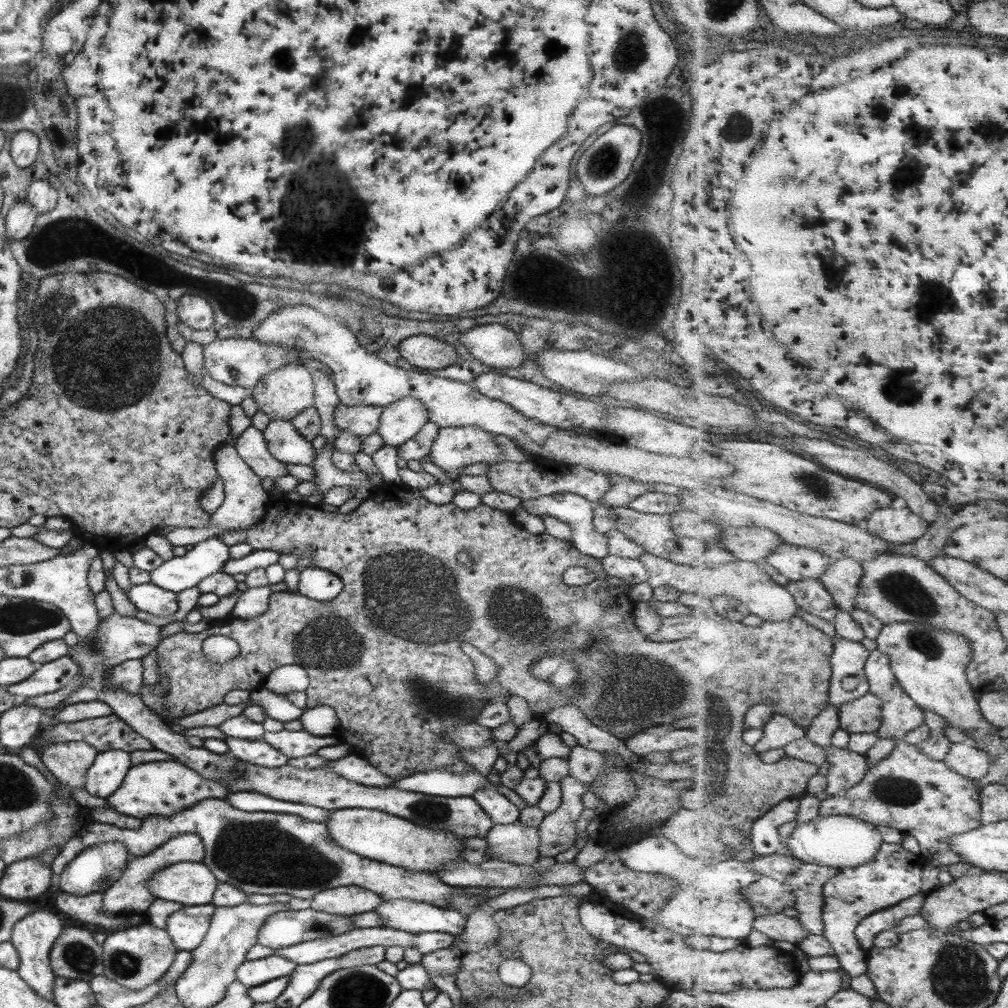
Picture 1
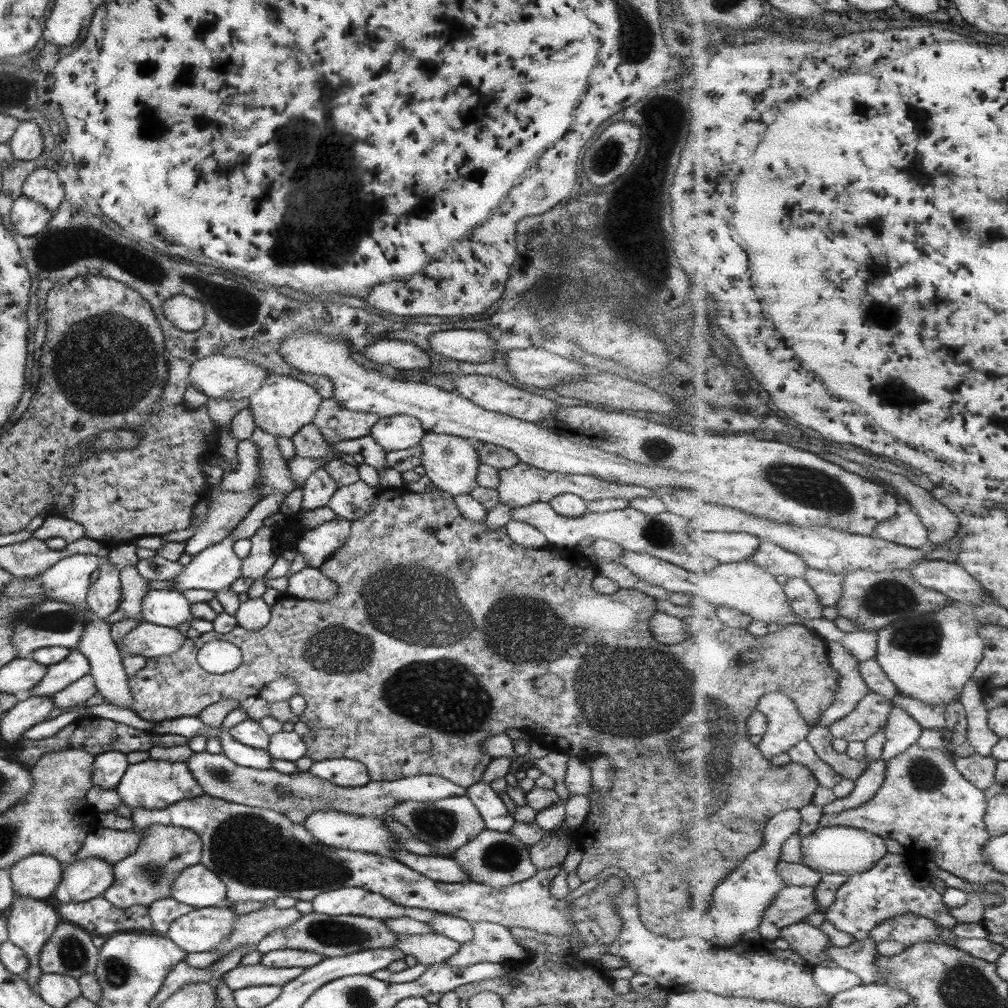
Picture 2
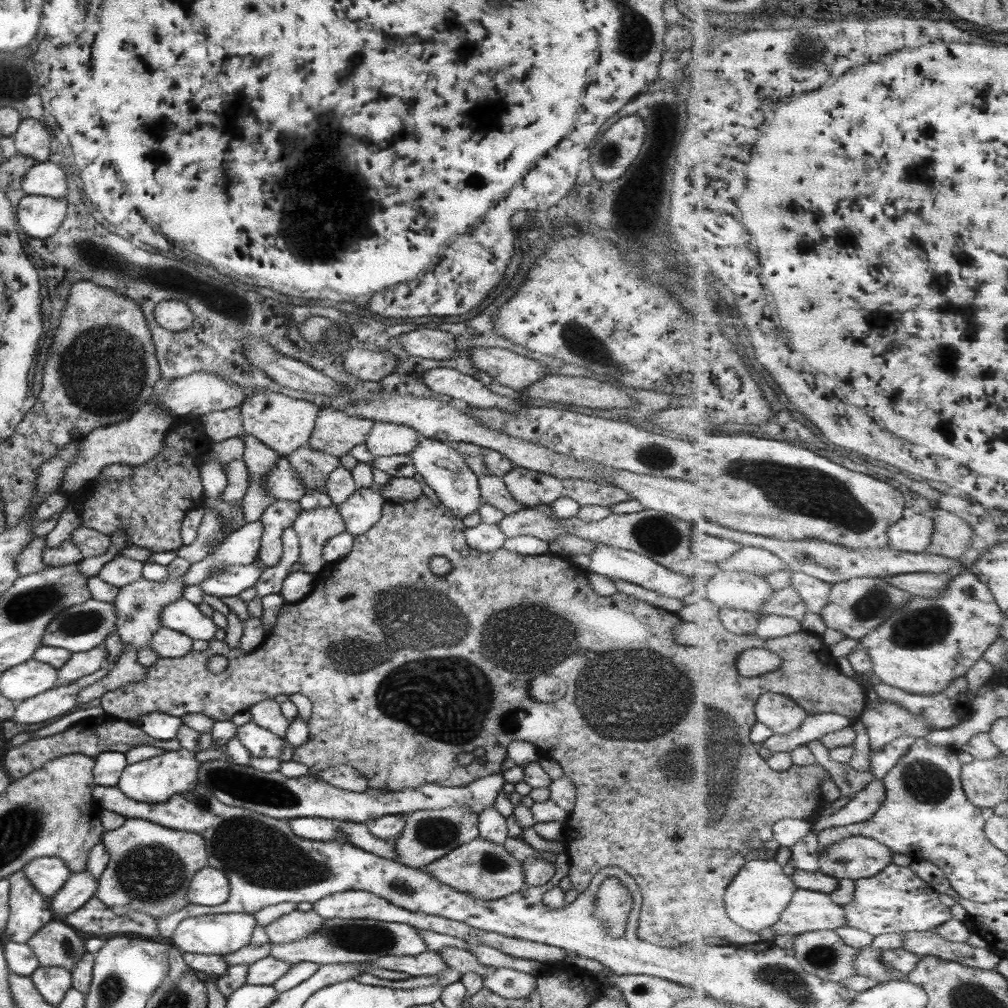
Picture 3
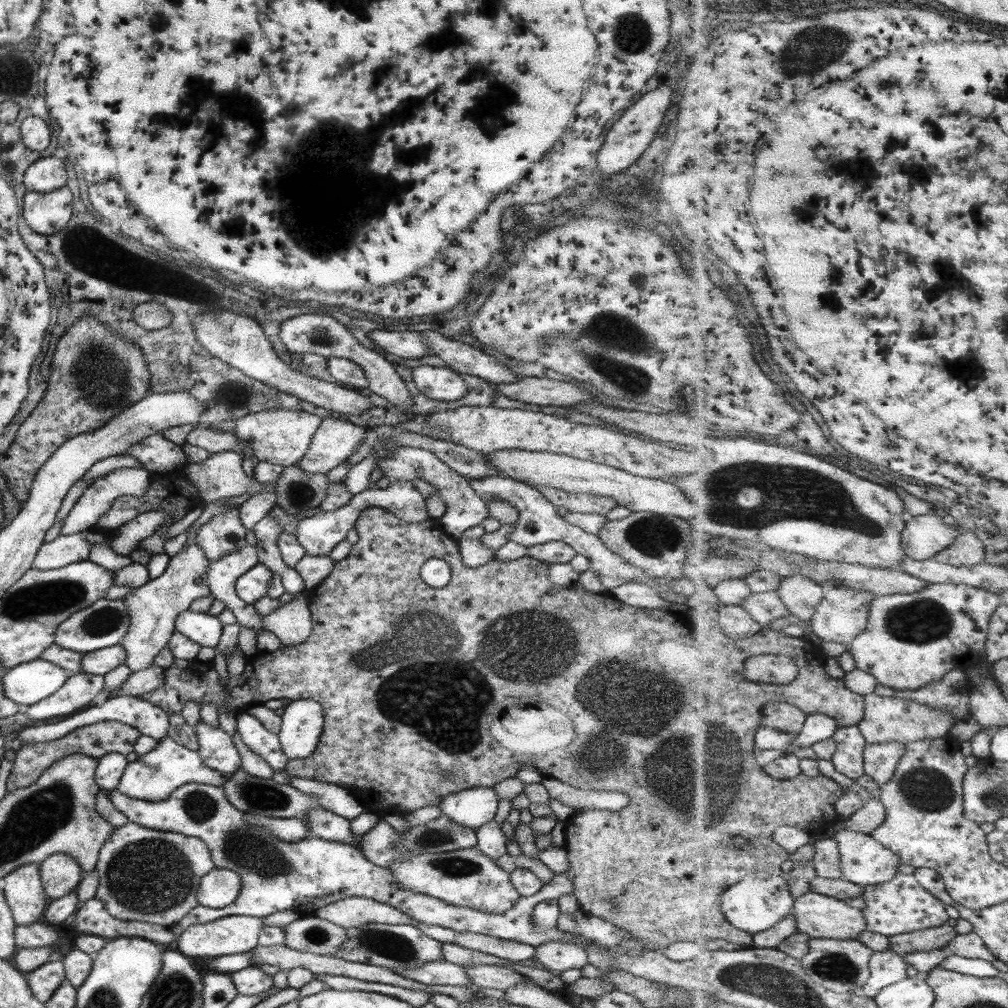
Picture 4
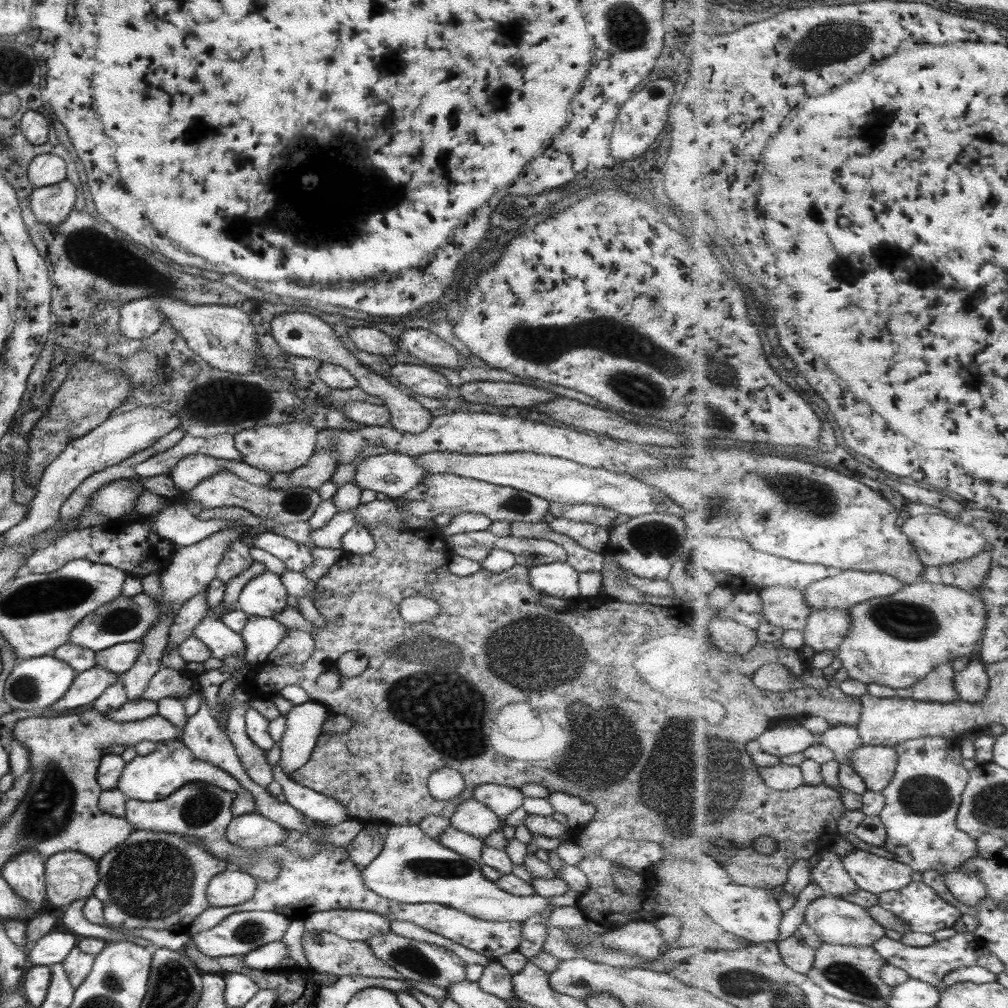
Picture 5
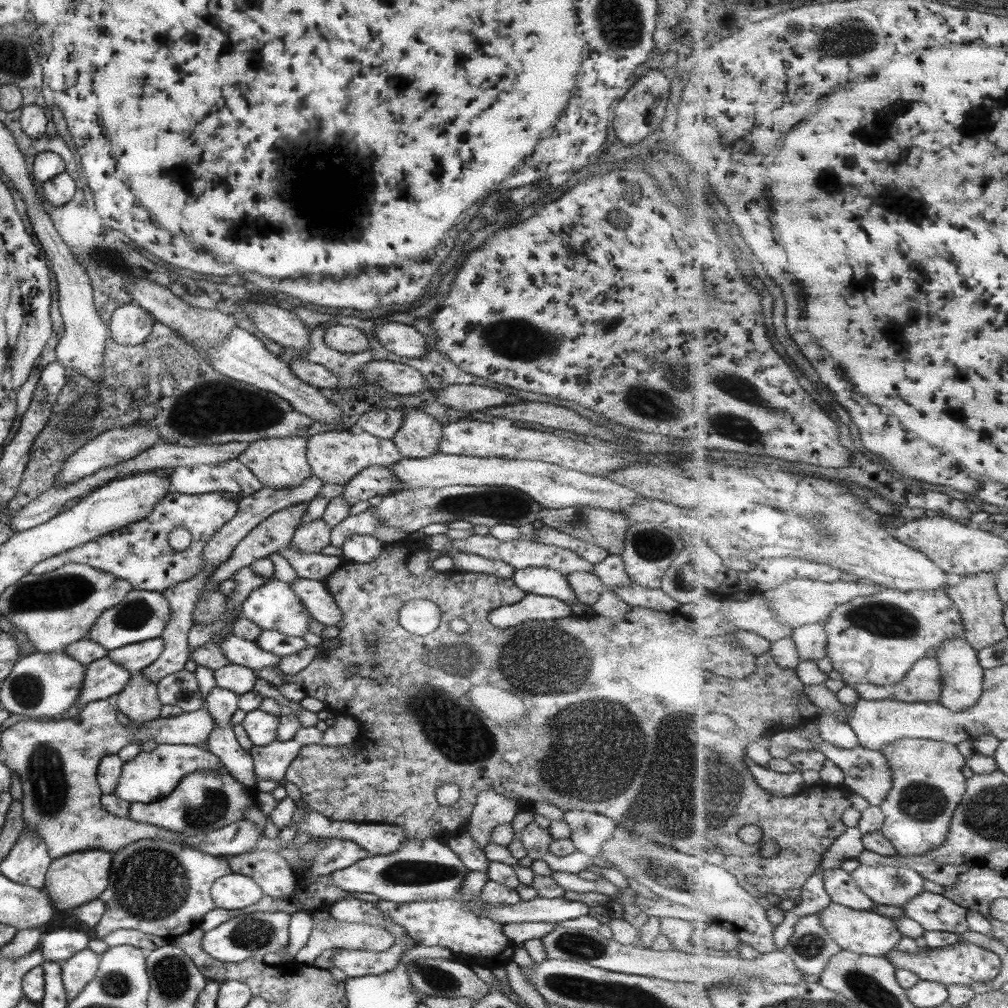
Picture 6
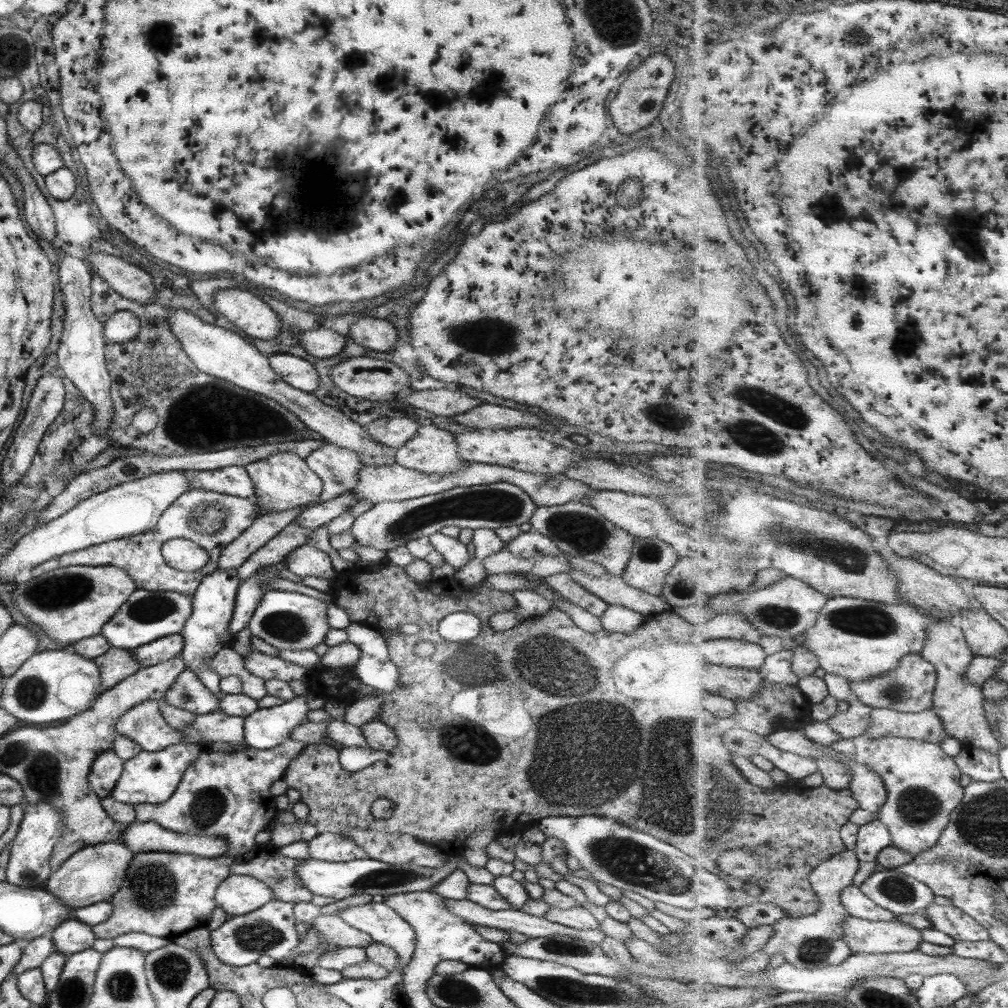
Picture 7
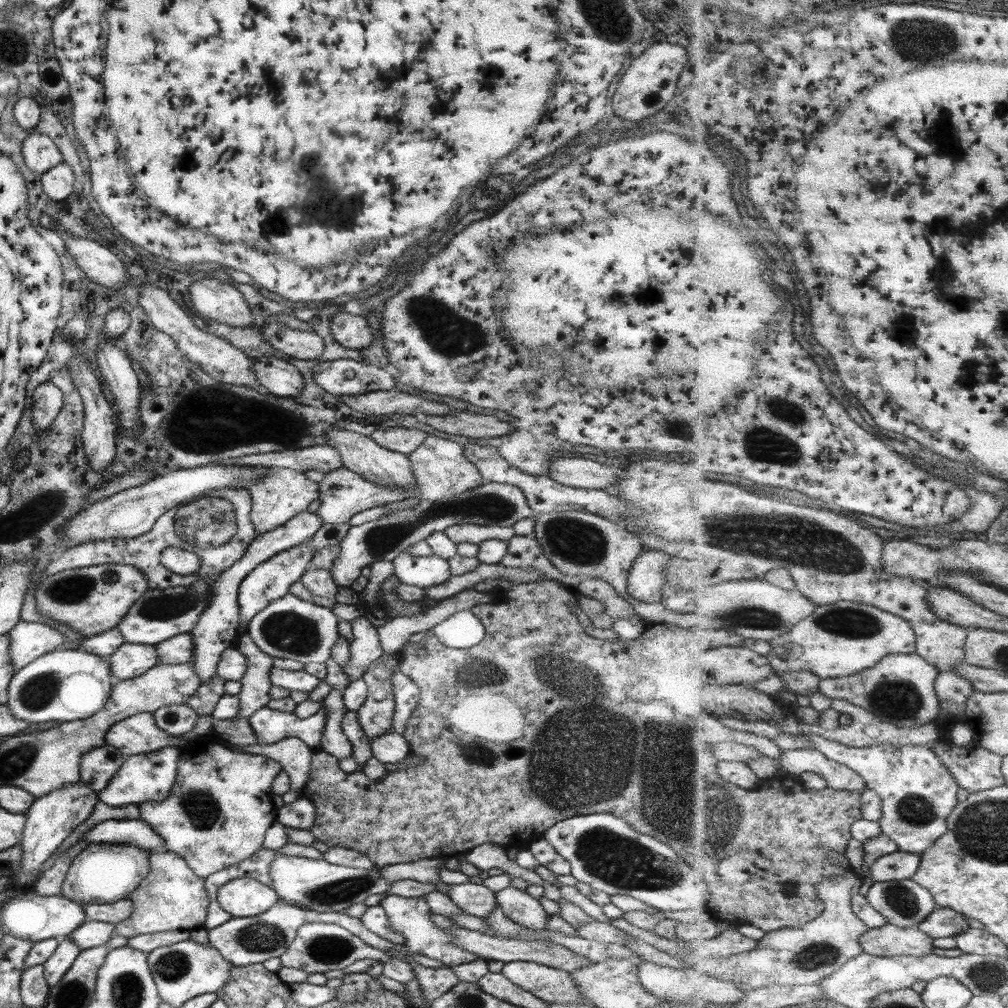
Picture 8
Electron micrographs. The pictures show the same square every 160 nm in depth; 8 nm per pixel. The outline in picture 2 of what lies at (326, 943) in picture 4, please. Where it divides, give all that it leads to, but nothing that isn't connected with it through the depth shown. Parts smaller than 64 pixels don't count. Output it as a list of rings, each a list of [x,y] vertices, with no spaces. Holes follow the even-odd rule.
[[[271,903],[255,912],[236,915],[236,919],[232,924],[233,930],[231,934],[226,936],[220,942],[220,945],[216,946],[211,952],[217,953],[221,958],[224,954],[237,948],[239,944],[246,942],[256,945],[270,932],[291,926],[301,918],[301,915],[295,907],[279,910]]]

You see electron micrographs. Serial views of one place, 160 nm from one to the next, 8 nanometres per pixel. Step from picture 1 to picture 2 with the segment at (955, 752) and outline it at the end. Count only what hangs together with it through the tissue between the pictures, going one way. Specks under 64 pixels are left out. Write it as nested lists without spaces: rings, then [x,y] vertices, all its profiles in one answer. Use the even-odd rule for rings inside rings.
[[[977,752],[969,756],[954,756],[957,771],[965,779],[973,782],[981,791],[987,791],[995,784],[997,760],[992,756],[983,756]]]

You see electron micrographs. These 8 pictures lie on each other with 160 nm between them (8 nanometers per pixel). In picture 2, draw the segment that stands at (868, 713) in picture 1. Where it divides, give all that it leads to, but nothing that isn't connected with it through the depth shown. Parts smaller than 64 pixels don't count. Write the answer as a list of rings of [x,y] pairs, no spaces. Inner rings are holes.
[[[869,691],[859,702],[857,708],[845,718],[830,726],[832,736],[845,740],[861,741],[883,729],[892,714],[892,702],[886,696]]]

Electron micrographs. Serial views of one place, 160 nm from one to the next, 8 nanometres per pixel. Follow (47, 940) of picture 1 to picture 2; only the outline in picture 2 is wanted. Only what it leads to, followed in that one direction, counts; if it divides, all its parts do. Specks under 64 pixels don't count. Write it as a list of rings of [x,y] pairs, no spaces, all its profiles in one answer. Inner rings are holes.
[[[16,896],[11,902],[9,911],[7,911],[6,929],[8,932],[8,941],[21,948],[28,958],[28,969],[23,977],[31,988],[35,988],[38,976],[42,973],[37,966],[38,952],[41,945],[51,936],[55,925],[59,922],[60,917],[51,906],[33,898]]]

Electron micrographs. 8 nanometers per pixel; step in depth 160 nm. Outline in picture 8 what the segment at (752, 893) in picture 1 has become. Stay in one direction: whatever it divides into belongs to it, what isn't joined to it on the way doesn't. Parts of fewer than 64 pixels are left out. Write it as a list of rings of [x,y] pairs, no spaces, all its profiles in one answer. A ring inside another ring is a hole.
[[[887,923],[879,928],[870,928],[861,938],[863,950],[875,956],[927,956],[933,954],[934,938],[920,928],[903,928],[896,924]]]

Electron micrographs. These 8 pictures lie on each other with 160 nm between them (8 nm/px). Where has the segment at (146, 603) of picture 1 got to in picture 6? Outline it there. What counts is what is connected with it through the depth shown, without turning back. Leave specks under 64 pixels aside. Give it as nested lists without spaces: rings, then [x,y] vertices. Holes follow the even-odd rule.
[[[232,634],[224,636],[217,645],[221,648],[222,655],[231,664],[243,666],[255,672],[261,668],[276,666],[280,661],[278,656],[265,652],[255,642],[237,638]]]

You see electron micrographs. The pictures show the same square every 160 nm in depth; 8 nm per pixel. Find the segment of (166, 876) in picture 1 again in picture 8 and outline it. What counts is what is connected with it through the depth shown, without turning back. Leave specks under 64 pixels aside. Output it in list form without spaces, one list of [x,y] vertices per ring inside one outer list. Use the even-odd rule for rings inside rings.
[[[235,878],[223,884],[216,893],[219,908],[233,918],[257,916],[279,901],[275,892],[252,878]]]

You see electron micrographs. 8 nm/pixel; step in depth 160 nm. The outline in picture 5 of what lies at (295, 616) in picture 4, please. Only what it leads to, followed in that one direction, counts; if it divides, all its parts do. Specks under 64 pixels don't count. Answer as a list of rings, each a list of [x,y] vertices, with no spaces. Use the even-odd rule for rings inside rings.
[[[288,628],[288,634],[267,655],[266,662],[276,666],[293,666],[305,662],[313,652],[314,640],[310,634]]]

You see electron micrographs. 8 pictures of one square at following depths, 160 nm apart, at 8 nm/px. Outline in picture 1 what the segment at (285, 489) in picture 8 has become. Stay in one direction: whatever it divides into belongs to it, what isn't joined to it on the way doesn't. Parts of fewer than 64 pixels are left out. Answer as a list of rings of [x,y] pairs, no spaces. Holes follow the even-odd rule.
[[[287,363],[260,378],[251,389],[251,396],[257,404],[257,411],[269,417],[269,421],[289,421],[314,402],[314,384],[310,371],[300,364]]]

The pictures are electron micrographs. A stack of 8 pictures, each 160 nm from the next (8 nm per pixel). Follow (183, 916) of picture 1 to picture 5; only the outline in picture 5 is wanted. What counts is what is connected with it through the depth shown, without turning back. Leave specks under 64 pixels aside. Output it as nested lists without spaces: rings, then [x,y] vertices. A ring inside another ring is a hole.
[[[234,912],[224,917],[213,928],[197,932],[191,937],[191,940],[194,942],[195,948],[205,956],[211,958],[219,958],[221,956],[241,957],[268,942],[281,940],[281,936],[285,934],[285,929],[289,926],[289,922],[289,918],[285,918],[285,916],[276,912]]]

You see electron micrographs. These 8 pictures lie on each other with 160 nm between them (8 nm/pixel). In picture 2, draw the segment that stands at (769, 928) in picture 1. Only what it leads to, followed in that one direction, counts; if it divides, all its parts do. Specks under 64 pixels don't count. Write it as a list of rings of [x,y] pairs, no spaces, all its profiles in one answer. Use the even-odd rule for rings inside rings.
[[[805,922],[790,924],[782,930],[780,937],[787,940],[789,948],[798,952],[811,965],[817,966],[832,959],[828,953],[832,942],[820,927],[816,928]]]

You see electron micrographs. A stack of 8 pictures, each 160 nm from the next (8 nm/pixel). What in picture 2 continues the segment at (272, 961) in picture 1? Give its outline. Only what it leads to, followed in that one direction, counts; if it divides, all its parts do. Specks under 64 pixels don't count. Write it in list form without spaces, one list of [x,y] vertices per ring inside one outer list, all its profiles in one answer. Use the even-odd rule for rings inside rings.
[[[260,963],[253,966],[237,965],[225,974],[226,987],[229,990],[239,990],[250,986],[271,985],[282,987],[297,978],[306,968],[281,967],[267,968]]]

